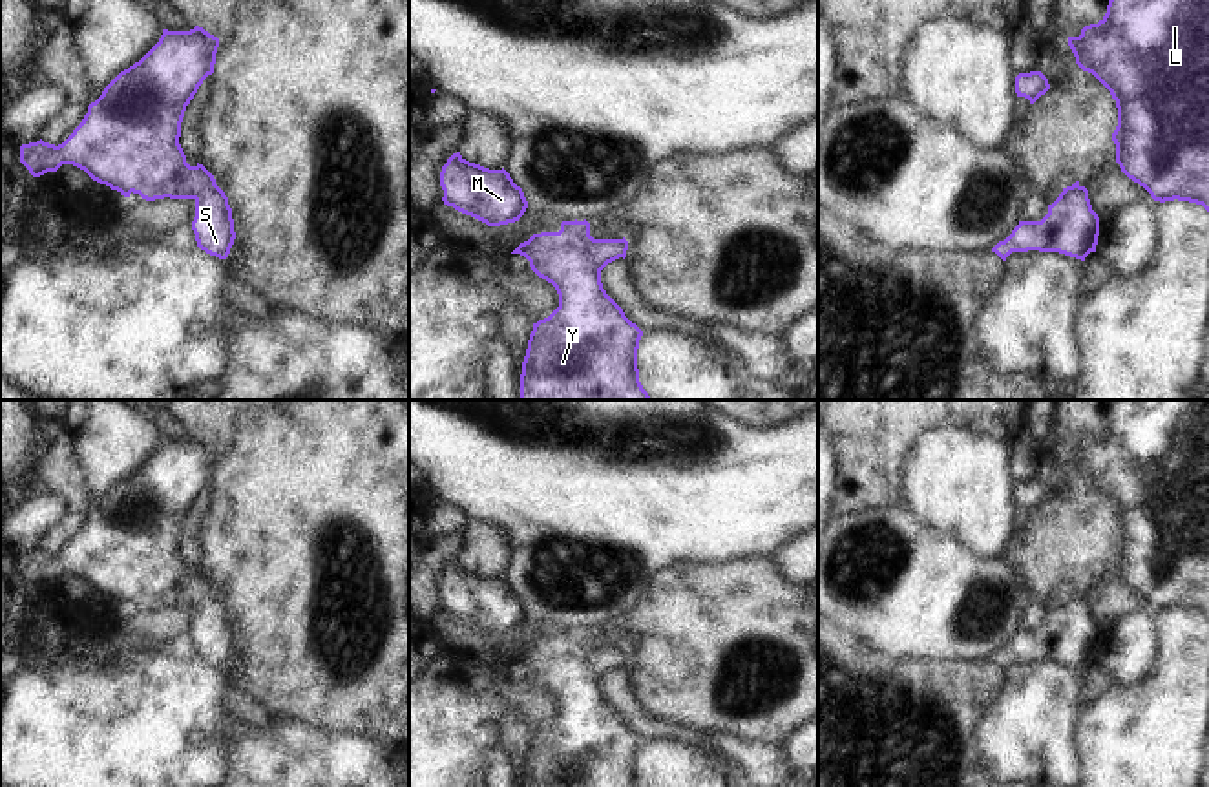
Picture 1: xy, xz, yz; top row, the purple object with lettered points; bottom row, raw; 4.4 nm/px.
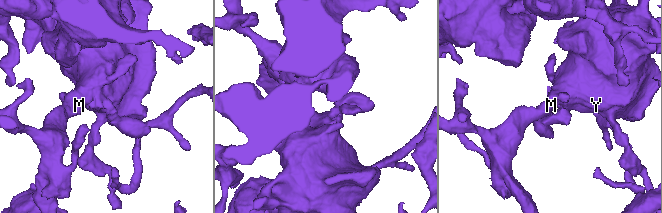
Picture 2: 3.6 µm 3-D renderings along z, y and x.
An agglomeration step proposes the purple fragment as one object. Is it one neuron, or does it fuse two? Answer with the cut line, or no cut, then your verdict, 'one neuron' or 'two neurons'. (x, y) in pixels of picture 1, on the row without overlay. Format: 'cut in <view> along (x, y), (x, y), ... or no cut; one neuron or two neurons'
no cut; one neuron

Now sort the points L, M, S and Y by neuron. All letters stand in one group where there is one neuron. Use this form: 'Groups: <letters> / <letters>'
Groups: L M S Y

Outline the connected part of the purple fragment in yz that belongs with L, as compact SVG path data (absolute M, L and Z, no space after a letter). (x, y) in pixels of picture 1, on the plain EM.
M1114 400L1105 425L1098 433L1085 435L1079 446L1068 446L1068 455L1076 473L1092 482L1116 509L1118 535L1112 550L1121 581L1143 595L1154 610L1189 610L1209 621L1209 400Z

